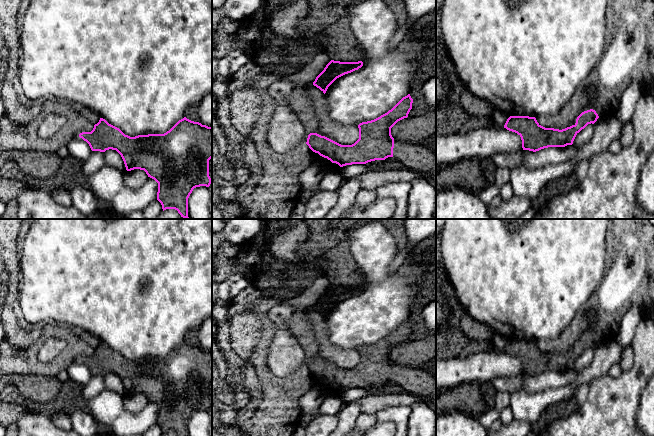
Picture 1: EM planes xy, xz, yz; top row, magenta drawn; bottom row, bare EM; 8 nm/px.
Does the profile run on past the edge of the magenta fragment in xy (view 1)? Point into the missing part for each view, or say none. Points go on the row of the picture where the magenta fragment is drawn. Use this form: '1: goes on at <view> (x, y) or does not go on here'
1: does not go on here

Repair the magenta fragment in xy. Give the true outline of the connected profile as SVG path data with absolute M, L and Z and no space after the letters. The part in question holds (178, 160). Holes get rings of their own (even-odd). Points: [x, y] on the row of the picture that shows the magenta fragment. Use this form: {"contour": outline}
{"contour": "M186 117L179 120L164 134L148 134L130 137L119 128L100 118L91 132L82 132L79 137L86 141L92 151L116 150L122 157L126 170L144 170L148 177L158 183L157 200L163 211L175 209L183 218L188 217L188 198L193 189L209 187L209 160L212 158L212 127L194 122Z"}

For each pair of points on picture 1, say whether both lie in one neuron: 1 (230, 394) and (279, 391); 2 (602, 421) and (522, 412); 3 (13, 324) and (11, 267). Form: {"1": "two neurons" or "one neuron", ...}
{"1": "one neuron", "2": "two neurons", "3": "one neuron"}

